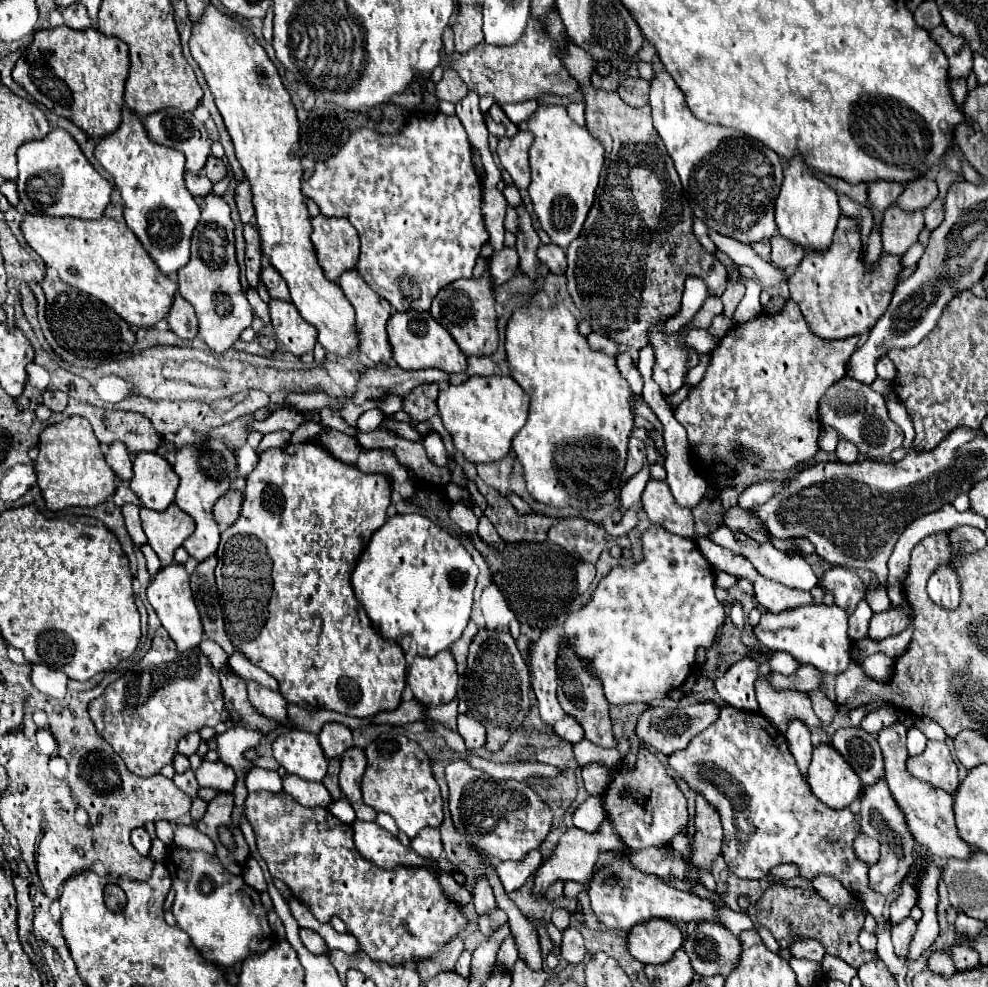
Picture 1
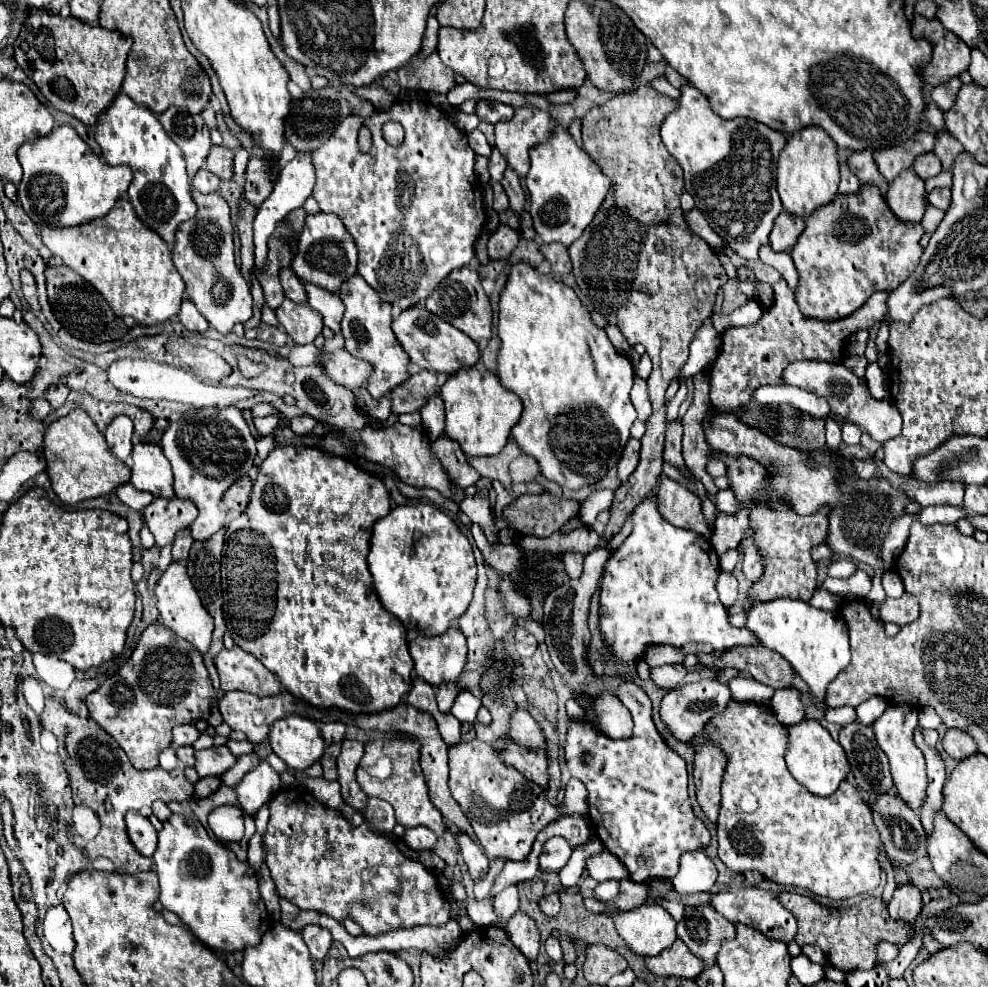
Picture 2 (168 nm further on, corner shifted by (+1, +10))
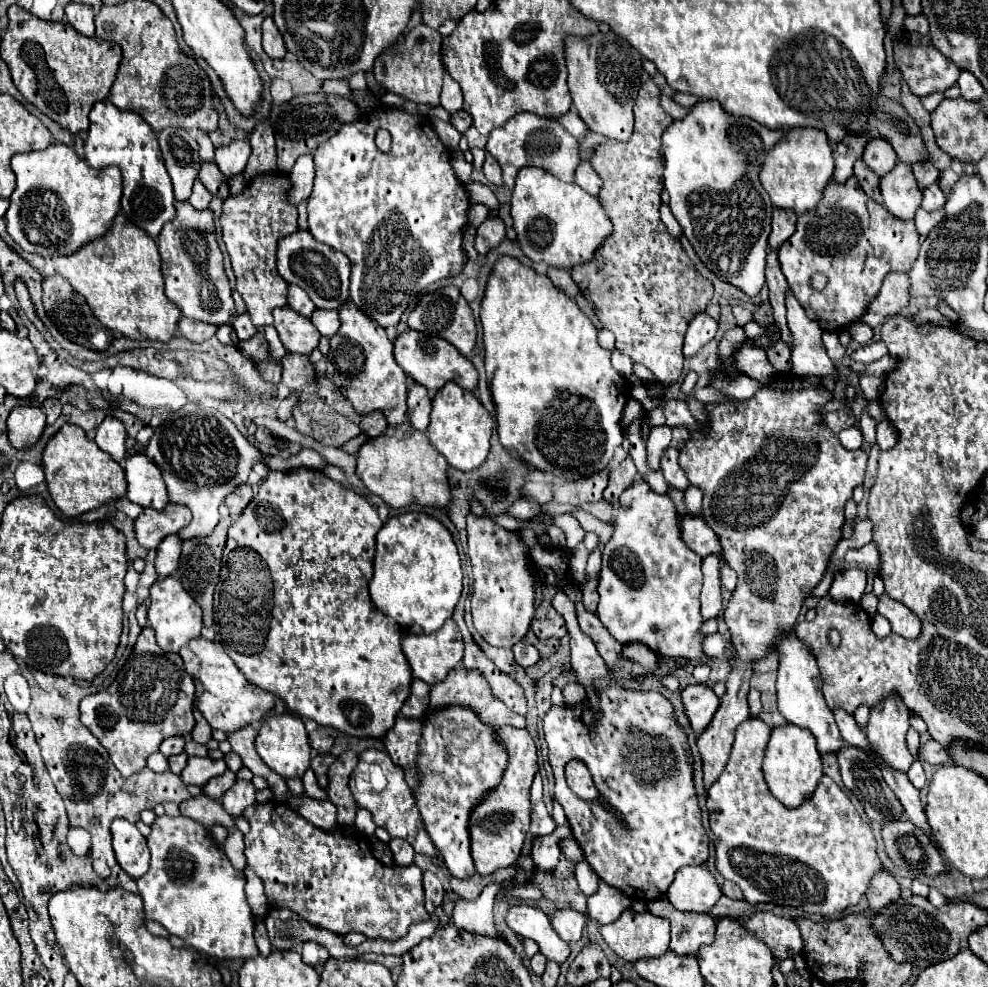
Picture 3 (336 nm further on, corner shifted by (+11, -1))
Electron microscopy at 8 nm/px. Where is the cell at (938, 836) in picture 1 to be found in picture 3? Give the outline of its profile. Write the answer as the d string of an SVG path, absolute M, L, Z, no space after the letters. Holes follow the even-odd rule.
M897 695L871 707L871 717L865 727L869 749L883 761L883 765L891 765L891 769L901 773L907 773L913 763L905 745L907 729L909 709Z

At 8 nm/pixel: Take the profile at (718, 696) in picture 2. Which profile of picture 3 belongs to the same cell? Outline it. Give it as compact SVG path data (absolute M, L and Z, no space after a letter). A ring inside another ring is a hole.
M689 685L681 691L681 701L685 707L685 715L689 719L689 725L695 733L701 733L711 717L715 715L719 707L719 697L713 693L711 687L707 685Z

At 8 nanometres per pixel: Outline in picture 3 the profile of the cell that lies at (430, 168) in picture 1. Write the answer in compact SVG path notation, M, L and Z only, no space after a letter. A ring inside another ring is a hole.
M385 109L381 113L375 113L371 117L363 117L355 123L343 125L333 137L329 137L323 145L319 145L313 153L315 159L315 185L313 191L309 195L309 203L307 203L307 211L309 211L309 231L311 235L321 241L327 243L329 247L345 253L351 261L351 301L359 307L359 311L363 311L367 317L371 317L373 321L377 321L381 327L391 327L397 325L403 311L409 307L409 303L417 297L417 293L421 289L425 289L427 285L445 279L445 277L455 277L461 273L463 263L465 263L465 255L463 255L463 247L461 247L461 239L463 239L463 227L467 225L467 209L469 209L469 199L467 199L467 191L465 185L457 179L453 165L451 165L451 153L449 149L439 141L437 133L433 131L431 121L419 117L419 115L409 115L403 111L395 111L395 109ZM383 127L393 135L393 143L391 143L391 151L389 153L381 153L375 147L375 131Z

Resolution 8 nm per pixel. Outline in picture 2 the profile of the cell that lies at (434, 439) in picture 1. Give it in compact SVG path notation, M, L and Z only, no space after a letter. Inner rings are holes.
M433 394L421 408L421 418L423 418L423 428L427 430L431 440L437 440L443 434L445 428L445 412L443 412L443 400L439 394Z

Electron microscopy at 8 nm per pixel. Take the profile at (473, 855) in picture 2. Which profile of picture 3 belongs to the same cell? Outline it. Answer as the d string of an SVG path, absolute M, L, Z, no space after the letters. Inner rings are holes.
M451 705L447 709L429 713L425 719L419 755L421 787L415 793L425 829L439 849L449 873L457 879L475 875L475 865L469 853L467 821L471 809L481 797L499 785L501 773L507 765L507 755L495 739L495 731L481 723L469 707Z

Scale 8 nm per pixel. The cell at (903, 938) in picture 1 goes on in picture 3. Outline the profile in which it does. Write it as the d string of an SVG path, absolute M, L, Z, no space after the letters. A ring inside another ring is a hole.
M885 869L877 871L867 889L869 905L875 911L879 911L879 909L885 909L885 905L893 905L893 901L897 901L899 897L901 897L901 887L895 881L895 877Z

